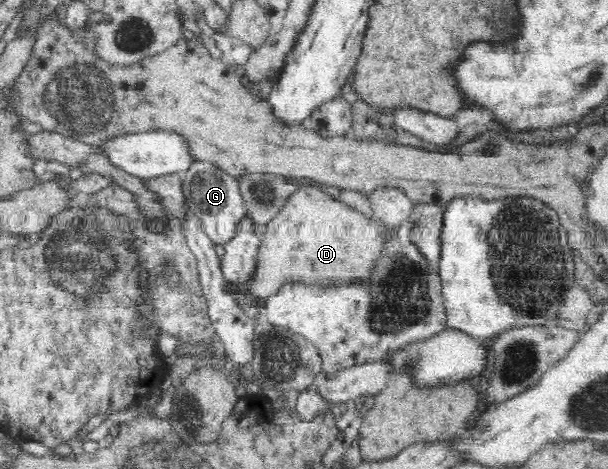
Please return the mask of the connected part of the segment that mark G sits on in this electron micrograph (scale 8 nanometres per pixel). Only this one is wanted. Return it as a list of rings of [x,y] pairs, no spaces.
[[[196,159],[192,161],[192,166],[184,172],[182,179],[182,194],[192,216],[204,221],[206,234],[216,246],[224,247],[230,238],[234,238],[237,222],[241,216],[244,217],[246,212],[238,178],[224,172],[210,161]]]

